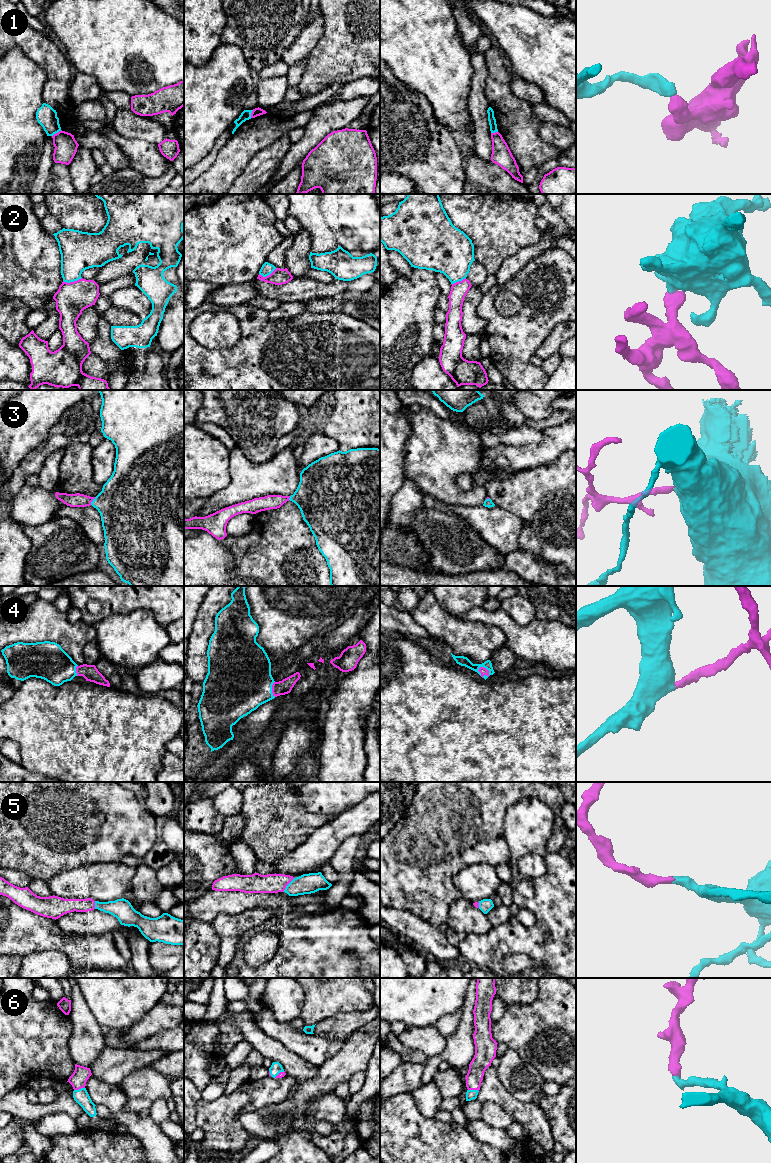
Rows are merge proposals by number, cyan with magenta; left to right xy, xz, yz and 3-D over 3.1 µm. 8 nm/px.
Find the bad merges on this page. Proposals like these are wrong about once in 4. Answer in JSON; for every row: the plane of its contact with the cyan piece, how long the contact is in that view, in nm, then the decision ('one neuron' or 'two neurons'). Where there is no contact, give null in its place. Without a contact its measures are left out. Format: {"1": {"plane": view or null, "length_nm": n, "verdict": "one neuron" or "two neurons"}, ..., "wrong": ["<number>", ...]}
{"1": {"plane": "xy", "length_nm": 90, "verdict": "two neurons"}, "2": {"plane": "xy", "length_nm": 160, "verdict": "two neurons"}, "3": {"plane": "xy", "length_nm": 80, "verdict": "one neuron"}, "4": {"plane": "yz", "length_nm": 110, "verdict": "one neuron"}, "5": {"plane": "xz", "length_nm": 140, "verdict": "one neuron"}, "6": {"plane": "xy", "length_nm": 90, "verdict": "one neuron"}, "wrong": ["1", "2"]}

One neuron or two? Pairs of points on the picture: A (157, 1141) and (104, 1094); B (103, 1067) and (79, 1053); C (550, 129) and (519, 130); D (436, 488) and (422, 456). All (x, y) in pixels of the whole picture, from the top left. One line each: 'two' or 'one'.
A: one
B: two
C: two
D: one

